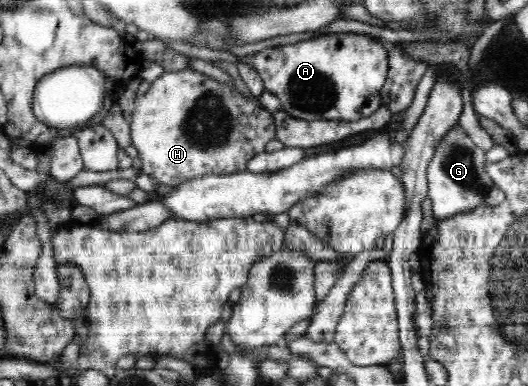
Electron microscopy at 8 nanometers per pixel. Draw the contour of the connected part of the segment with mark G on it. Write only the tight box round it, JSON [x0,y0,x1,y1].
[426,125,505,220]

